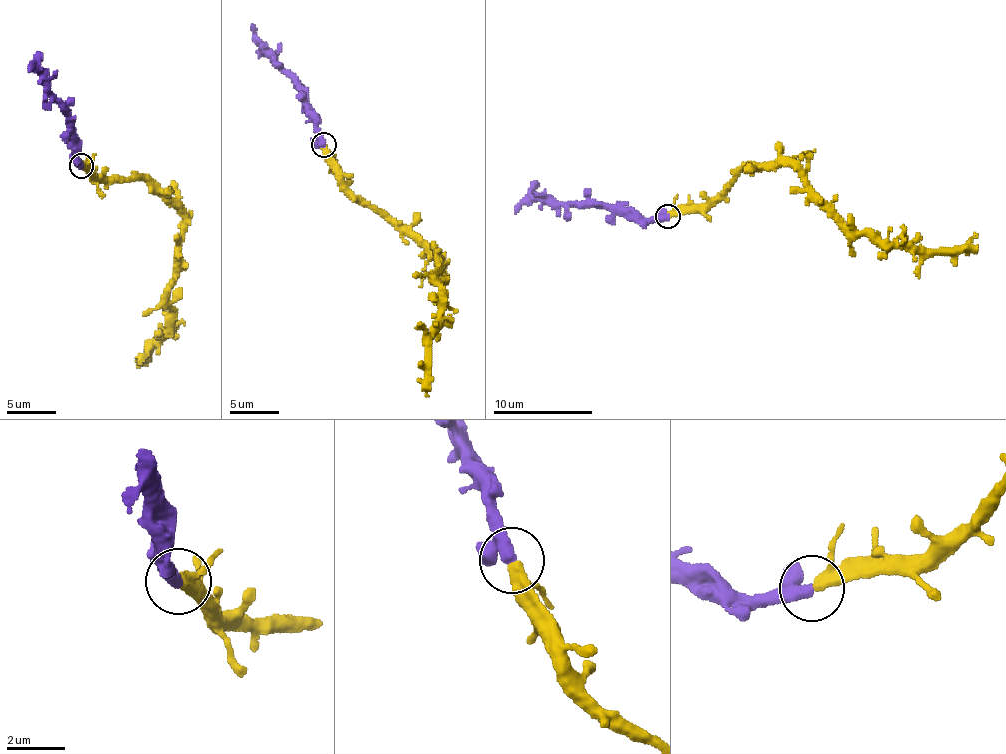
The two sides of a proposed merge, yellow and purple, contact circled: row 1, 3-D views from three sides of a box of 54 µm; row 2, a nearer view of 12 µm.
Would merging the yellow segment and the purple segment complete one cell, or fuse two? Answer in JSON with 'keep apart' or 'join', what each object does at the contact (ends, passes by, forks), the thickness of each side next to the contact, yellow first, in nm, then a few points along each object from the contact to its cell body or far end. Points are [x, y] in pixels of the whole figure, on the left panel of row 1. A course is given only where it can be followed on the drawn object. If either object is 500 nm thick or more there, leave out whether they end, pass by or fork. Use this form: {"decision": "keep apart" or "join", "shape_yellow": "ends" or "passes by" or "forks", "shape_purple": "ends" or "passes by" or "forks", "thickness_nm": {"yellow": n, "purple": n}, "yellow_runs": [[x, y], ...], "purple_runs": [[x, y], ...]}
{"decision": "join", "shape_yellow": "passes by", "shape_purple": "passes by", "thickness_nm": {"yellow": 340, "purple": 320}, "yellow_runs": [[81, 166], [95, 182], [141, 178], [172, 199], [185, 220], [170, 326], [149, 359], [145, 346]], "purple_runs": [[81, 166], [66, 122], [66, 110], [51, 92], [41, 71], [33, 66], [29, 71]]}

